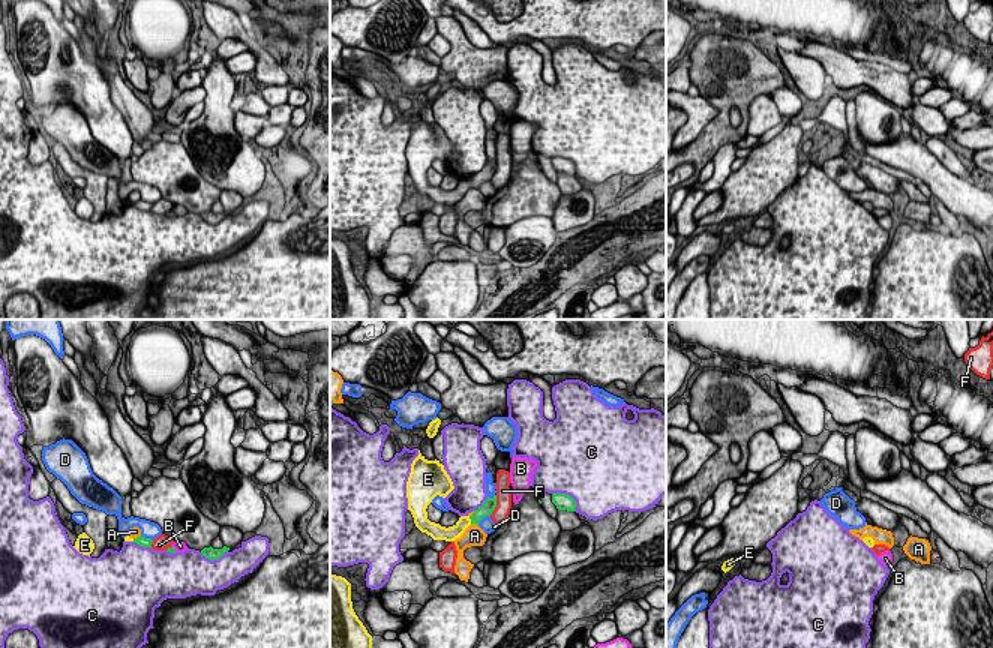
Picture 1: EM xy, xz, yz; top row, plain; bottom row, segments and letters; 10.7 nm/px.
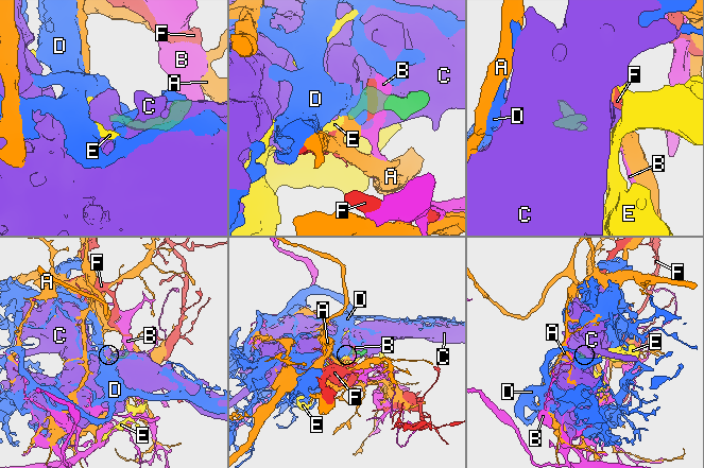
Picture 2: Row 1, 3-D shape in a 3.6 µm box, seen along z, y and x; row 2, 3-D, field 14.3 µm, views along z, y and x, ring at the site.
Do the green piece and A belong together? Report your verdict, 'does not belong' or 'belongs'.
does not belong

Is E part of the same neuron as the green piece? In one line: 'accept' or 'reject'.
accept

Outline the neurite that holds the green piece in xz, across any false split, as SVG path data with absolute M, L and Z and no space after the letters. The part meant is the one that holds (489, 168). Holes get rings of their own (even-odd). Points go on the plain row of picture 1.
M418 114L418 120L411 128L411 136L406 146L408 174L414 182L416 190L430 200L434 204L454 206L465 194L489 178L496 171L496 159L483 166L471 180L460 180L453 190L441 190L428 183L428 170L440 159L446 162L454 153L453 146L440 124L428 124Z

